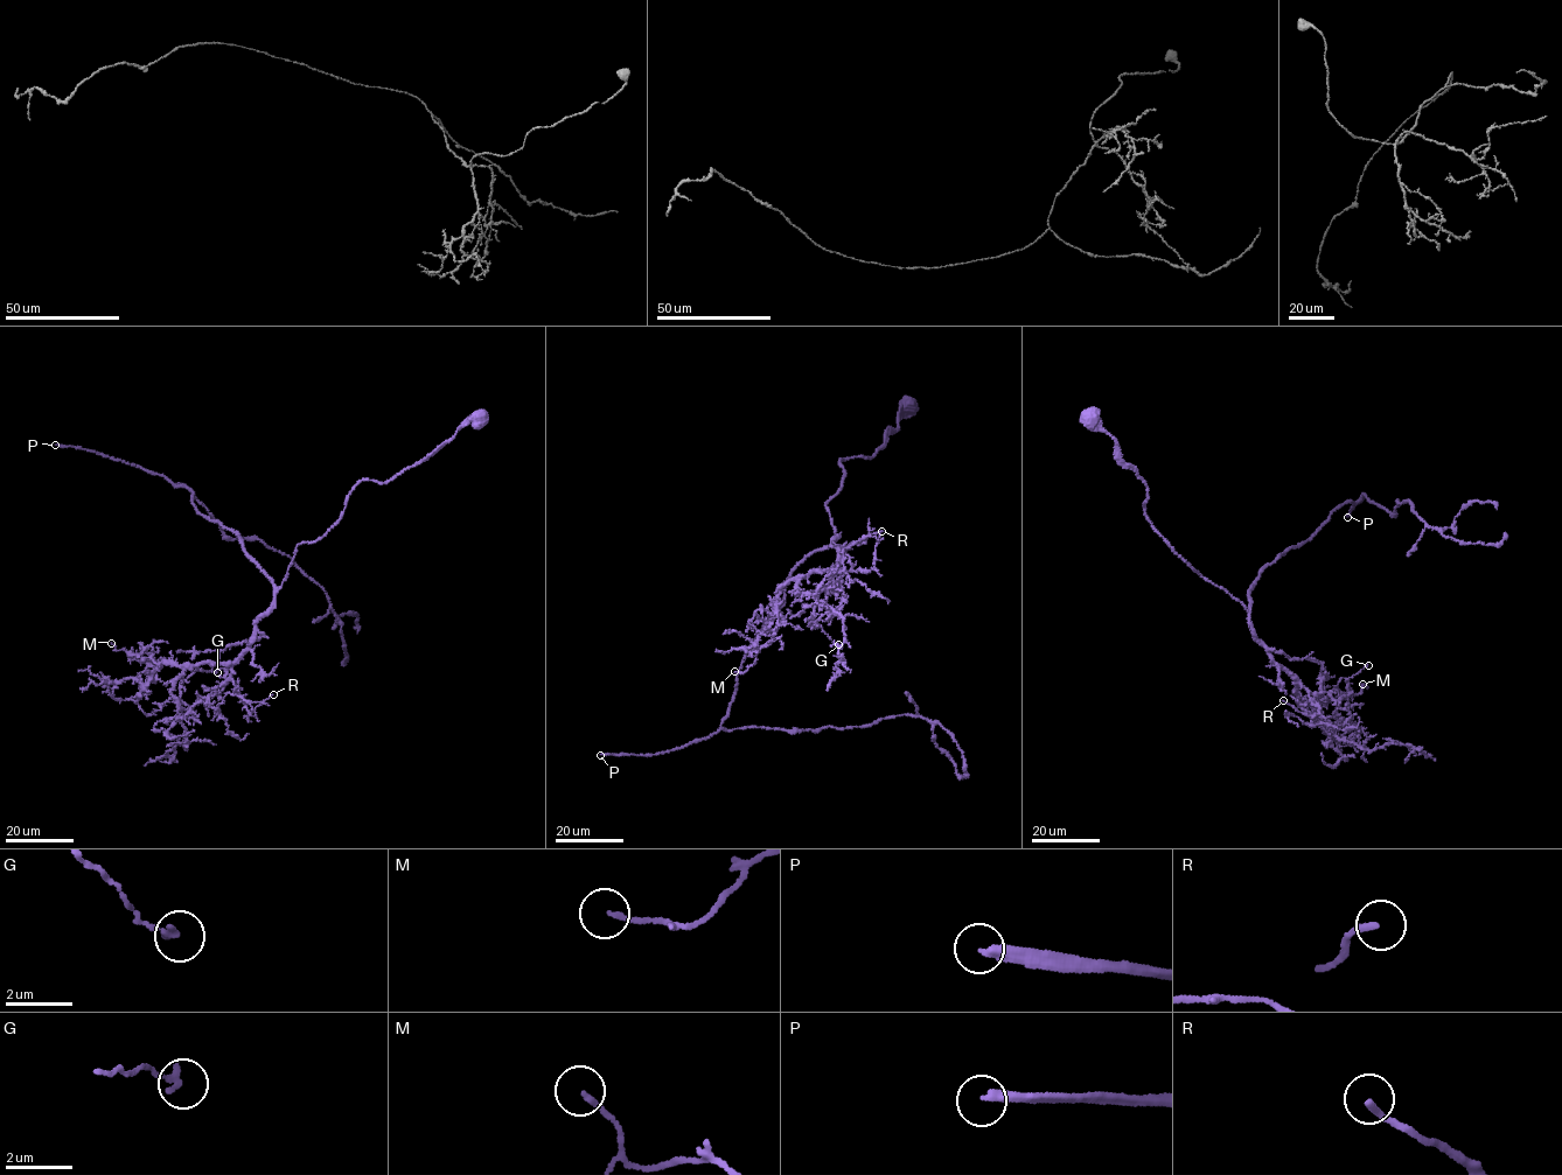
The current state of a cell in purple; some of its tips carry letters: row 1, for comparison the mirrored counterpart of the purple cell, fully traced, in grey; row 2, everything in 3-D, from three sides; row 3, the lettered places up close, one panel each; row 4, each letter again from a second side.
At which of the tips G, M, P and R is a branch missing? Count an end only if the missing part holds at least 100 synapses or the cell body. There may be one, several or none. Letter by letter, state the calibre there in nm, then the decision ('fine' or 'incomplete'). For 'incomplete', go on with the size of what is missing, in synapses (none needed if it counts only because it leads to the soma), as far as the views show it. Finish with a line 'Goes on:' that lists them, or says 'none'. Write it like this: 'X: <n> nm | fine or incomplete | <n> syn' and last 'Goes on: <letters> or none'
G: 200 nm | fine
M: 150 nm | fine
P: 280 nm | incomplete | 250 syn
R: 200 nm | fine
Goes on: P

